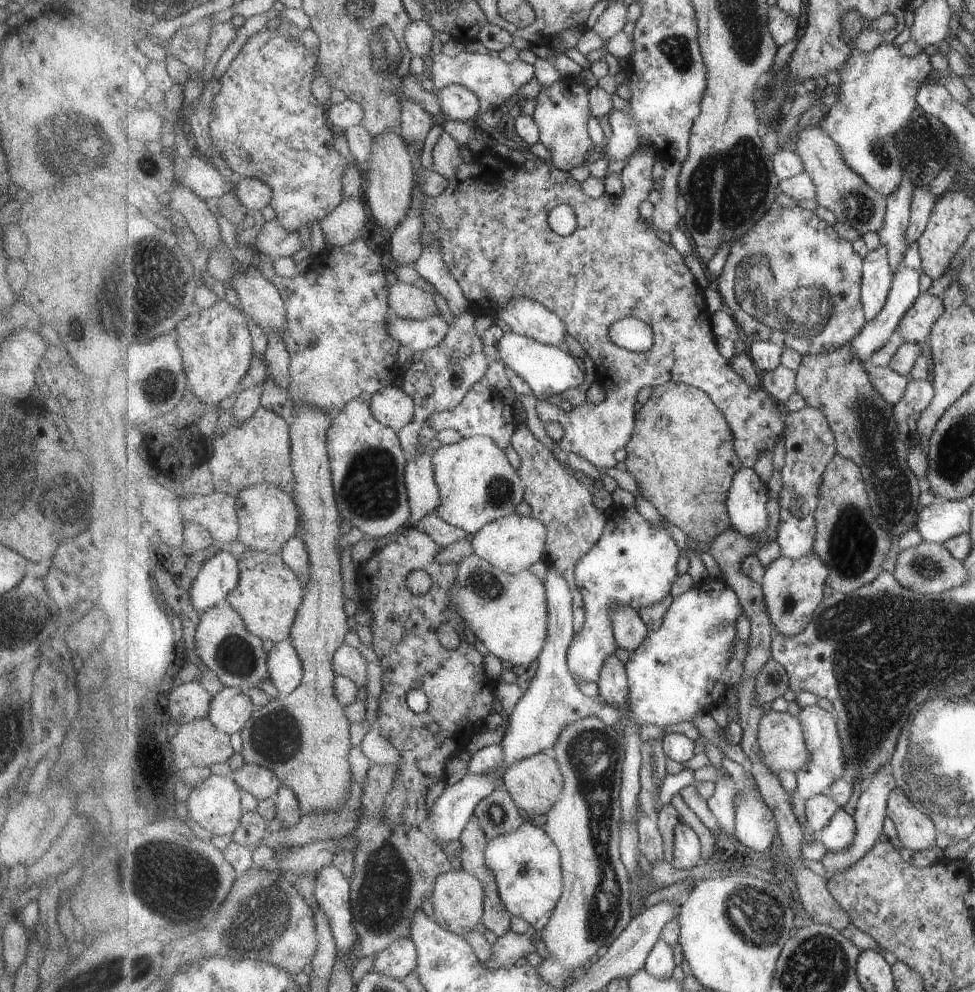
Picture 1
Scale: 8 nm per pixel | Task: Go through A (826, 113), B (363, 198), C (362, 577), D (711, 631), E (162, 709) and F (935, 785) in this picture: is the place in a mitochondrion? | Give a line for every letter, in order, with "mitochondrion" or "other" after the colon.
A: other
B: other
C: other
D: mitochondrion
E: other
F: mitochondrion

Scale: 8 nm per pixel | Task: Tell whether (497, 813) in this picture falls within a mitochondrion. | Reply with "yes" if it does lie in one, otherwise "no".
yes

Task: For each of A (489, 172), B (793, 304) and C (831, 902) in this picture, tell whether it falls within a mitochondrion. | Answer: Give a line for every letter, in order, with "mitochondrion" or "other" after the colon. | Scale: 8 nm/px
A: other
B: mitochondrion
C: other

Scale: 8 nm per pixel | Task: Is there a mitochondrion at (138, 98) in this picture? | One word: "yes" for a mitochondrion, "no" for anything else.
no

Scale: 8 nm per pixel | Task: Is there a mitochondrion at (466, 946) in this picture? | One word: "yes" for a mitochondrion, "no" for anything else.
no

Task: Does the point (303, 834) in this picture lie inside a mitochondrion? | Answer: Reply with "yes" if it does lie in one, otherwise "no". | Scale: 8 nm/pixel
no

